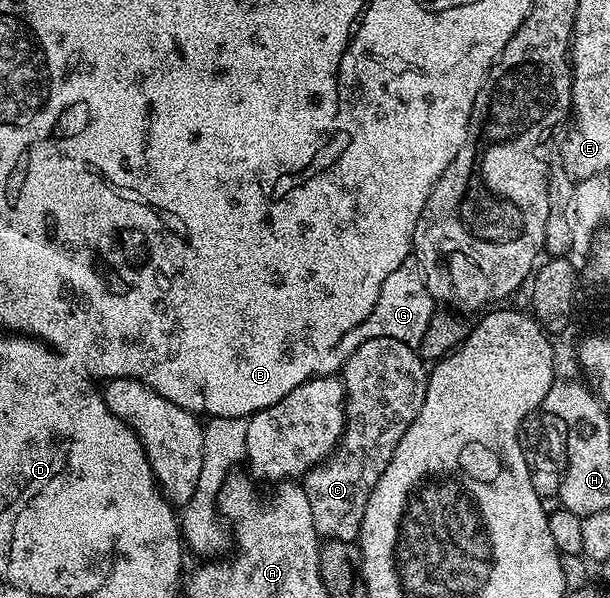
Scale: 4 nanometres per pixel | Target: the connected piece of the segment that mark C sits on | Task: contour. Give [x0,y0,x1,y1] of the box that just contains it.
[303,338,429,542]

